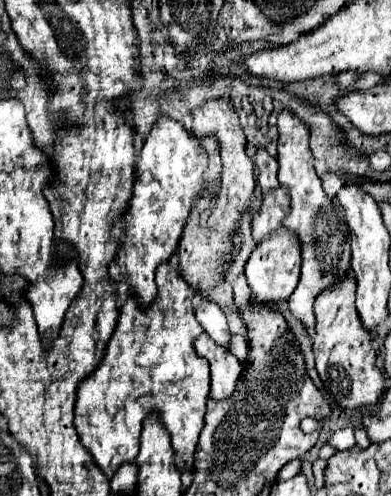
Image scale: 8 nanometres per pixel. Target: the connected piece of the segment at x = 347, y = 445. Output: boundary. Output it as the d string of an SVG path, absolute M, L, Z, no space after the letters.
M345 427L341 431L335 431L329 439L329 443L337 449L351 449L355 445L355 437L353 437L353 429L351 427Z

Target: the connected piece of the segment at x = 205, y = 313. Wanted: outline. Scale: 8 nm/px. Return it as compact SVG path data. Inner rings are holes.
M201 299L197 309L195 309L195 319L201 323L201 327L209 333L209 337L227 347L229 339L231 339L231 331L227 327L227 321L225 321L225 313L221 311L221 307L209 299Z

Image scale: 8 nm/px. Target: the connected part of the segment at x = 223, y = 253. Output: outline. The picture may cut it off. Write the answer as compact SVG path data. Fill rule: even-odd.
M219 97L203 103L193 111L193 133L203 137L207 133L217 135L219 139L219 155L223 163L221 171L221 185L219 191L203 189L193 203L189 213L189 221L185 223L181 241L179 241L179 267L187 283L197 287L199 291L215 287L225 269L229 267L233 251L231 233L235 231L239 217L247 211L247 205L253 203L253 189L255 189L255 165L247 155L247 139L239 125L239 117L229 101L229 97Z

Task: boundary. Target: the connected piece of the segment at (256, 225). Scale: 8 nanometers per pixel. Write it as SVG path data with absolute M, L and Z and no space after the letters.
M277 187L277 189L265 193L261 207L257 211L251 211L253 239L259 243L273 229L279 229L287 211L289 211L289 195L287 195L285 187Z

